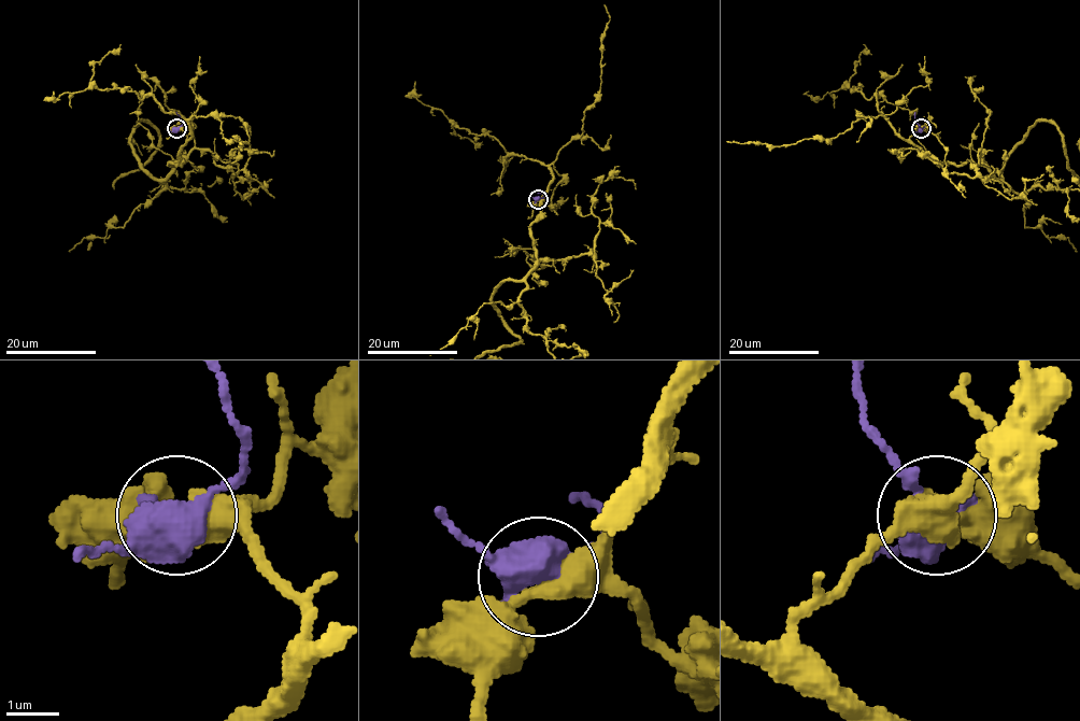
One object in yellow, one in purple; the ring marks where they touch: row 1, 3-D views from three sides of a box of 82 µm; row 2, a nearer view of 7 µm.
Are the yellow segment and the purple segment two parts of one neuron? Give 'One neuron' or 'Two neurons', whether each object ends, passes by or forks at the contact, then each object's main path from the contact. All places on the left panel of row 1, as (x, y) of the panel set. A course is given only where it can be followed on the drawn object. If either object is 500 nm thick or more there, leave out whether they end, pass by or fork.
Two neurons. Course of purple: (176, 128), (182, 122), (176, 112)

